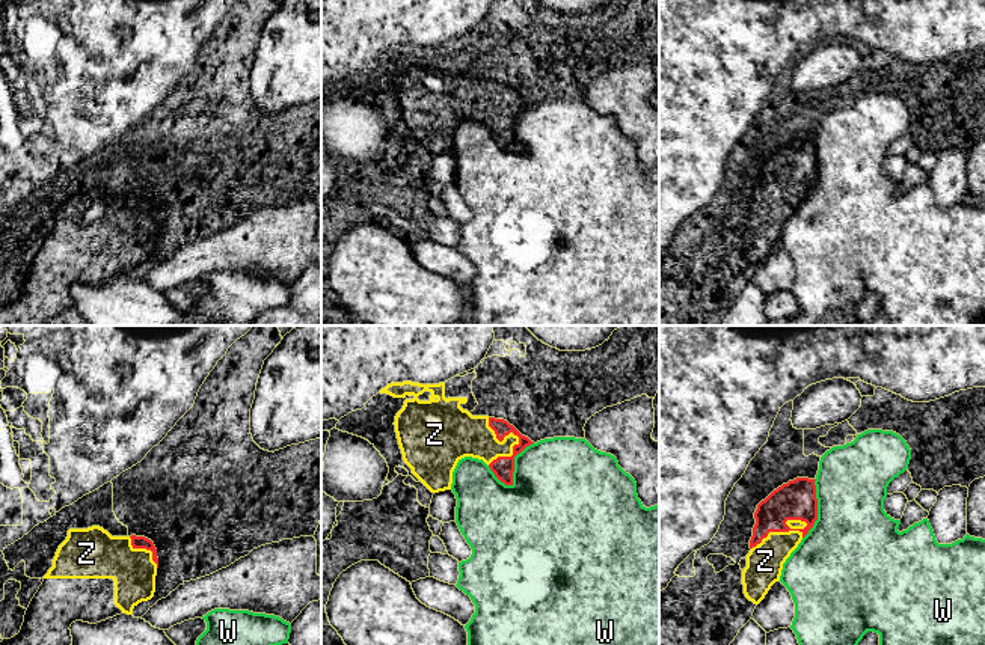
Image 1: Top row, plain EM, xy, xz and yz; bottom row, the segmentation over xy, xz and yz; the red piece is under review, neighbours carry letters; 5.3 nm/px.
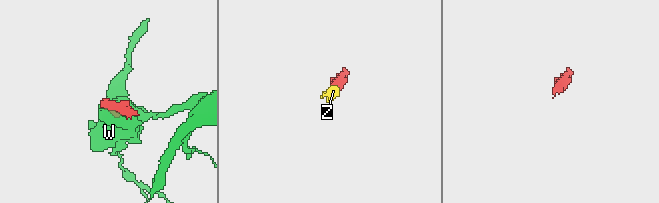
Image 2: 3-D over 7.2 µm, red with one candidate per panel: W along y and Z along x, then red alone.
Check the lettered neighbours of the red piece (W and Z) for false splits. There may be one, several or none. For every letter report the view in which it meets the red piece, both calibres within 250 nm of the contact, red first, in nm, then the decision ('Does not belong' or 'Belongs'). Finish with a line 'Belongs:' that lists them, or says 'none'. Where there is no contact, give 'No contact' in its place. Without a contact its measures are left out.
W: Touches red in xz. Thickness 120 nm (red) against 480 nm. Does not belong
Z: Touches red in yz. Thickness 200 nm (red) against 190 nm. Belongs
Belongs: Z

